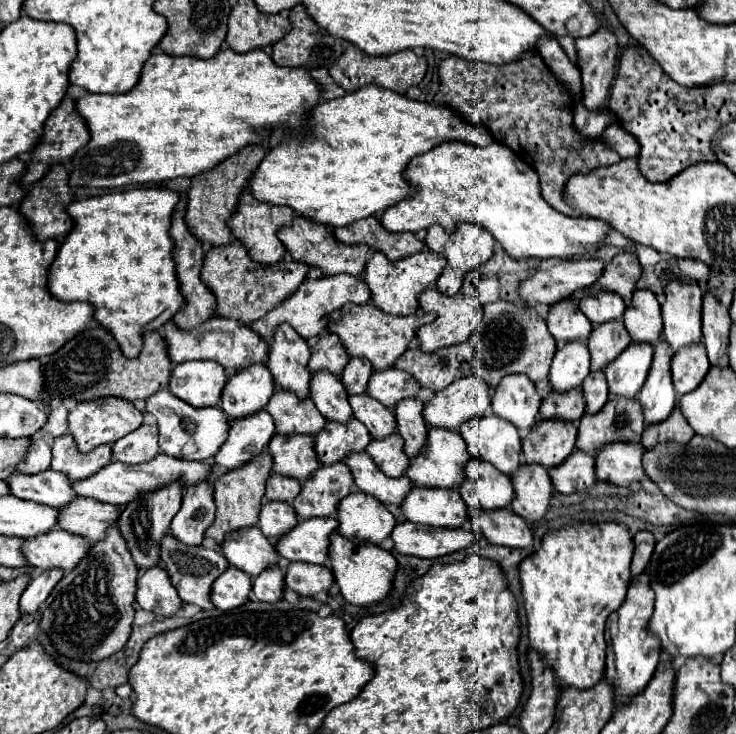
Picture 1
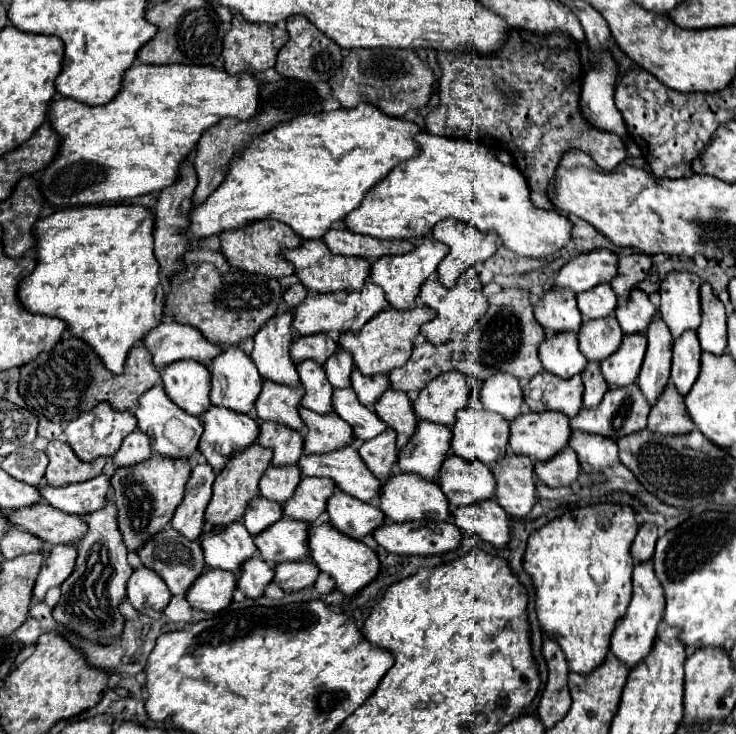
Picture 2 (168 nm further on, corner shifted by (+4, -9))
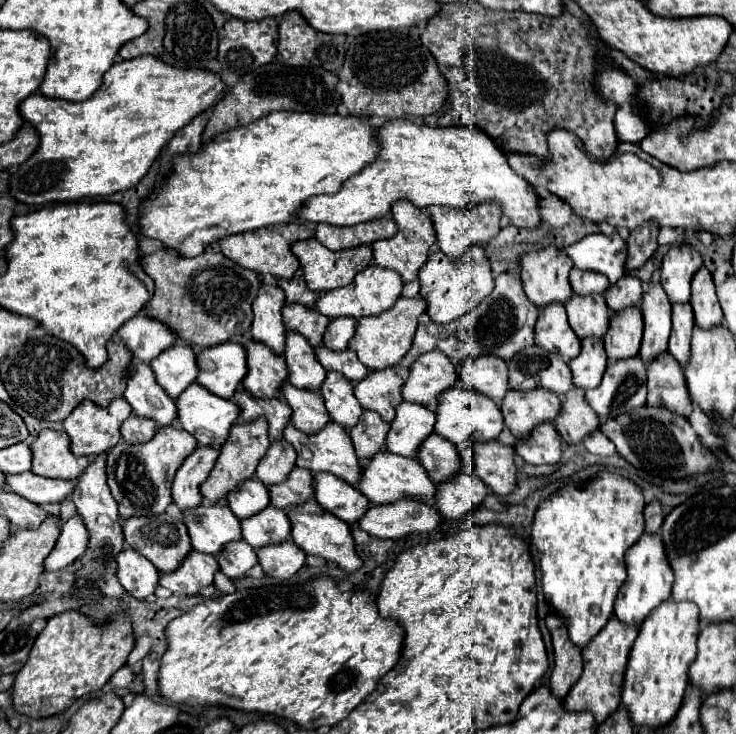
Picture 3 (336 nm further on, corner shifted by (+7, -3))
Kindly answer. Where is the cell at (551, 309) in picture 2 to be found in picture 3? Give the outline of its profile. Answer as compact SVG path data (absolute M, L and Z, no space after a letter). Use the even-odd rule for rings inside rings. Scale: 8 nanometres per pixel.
M551 244L547 248L523 254L519 264L523 290L539 308L551 302L565 304L573 296L569 284L569 270L573 268L573 262L569 262L565 250Z

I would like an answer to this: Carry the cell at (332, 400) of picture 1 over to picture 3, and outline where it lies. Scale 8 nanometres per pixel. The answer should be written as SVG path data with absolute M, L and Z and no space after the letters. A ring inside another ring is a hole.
M287 330L287 344L285 344L285 362L289 376L287 380L295 388L305 390L319 390L321 382L325 380L325 368L317 362L313 348L305 338L299 334L293 334L293 330Z

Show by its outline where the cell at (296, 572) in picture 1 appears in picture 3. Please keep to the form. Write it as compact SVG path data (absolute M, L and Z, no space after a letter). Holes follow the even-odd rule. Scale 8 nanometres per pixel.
M293 540L281 542L281 546L267 546L265 550L257 550L257 560L267 576L273 578L289 578L305 564L305 552L295 546Z

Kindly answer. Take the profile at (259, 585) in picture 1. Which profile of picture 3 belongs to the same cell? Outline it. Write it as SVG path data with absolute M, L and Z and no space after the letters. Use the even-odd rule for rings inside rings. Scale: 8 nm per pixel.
M237 540L237 542L229 542L229 546L221 550L221 554L217 556L217 562L221 572L231 580L235 580L235 578L241 578L249 568L257 564L257 554L247 542Z

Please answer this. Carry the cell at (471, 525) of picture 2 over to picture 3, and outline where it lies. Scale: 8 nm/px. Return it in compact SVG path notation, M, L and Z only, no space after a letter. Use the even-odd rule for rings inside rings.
M461 472L457 478L453 478L453 482L447 482L447 486L437 486L435 508L443 518L459 520L469 510L479 506L485 496L487 488L481 478L477 478L477 474Z

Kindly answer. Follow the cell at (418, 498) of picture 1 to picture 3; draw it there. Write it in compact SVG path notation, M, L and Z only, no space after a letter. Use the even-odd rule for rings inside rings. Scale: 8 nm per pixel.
M381 450L377 456L369 458L369 462L363 466L363 474L357 488L365 498L369 498L371 504L391 504L403 496L431 504L435 498L435 484L429 480L419 460L401 458L399 454L389 454L387 450Z

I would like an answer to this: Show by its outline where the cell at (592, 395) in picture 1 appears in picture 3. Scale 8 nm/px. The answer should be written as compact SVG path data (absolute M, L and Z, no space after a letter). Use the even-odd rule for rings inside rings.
M583 338L581 344L581 354L569 362L573 384L583 390L597 388L607 366L605 348L601 346L601 338Z

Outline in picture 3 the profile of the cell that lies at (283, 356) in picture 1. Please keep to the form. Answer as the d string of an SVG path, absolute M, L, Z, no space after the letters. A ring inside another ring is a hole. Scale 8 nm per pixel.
M261 282L261 290L253 300L253 326L251 334L253 340L271 346L277 354L285 350L285 326L281 308L285 306L285 292L275 284L269 286Z

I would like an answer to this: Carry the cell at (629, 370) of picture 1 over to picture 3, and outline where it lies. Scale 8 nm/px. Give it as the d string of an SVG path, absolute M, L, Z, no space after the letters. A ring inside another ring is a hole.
M637 306L621 310L621 314L611 316L609 334L605 334L605 350L611 362L637 356L643 336L643 316Z

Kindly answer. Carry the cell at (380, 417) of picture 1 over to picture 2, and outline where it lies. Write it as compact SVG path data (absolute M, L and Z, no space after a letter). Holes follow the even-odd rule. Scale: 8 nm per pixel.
M352 388L334 390L332 404L334 412L352 426L354 436L360 440L372 440L386 428L386 424L374 414L372 408L366 408L364 404L358 402L356 392Z

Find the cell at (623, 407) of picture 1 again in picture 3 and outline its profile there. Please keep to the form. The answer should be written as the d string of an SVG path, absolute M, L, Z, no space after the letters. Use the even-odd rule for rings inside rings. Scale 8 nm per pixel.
M625 358L621 362L609 362L603 380L597 388L587 390L585 394L589 406L597 412L599 420L605 422L607 418L615 418L617 414L623 414L627 410L645 406L647 402L647 366L641 362L641 358Z

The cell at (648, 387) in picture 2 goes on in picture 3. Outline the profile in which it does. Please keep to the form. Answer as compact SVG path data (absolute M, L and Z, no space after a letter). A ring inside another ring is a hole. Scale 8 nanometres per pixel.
M651 282L649 288L643 292L643 344L641 344L641 358L649 364L655 356L667 350L667 340L671 332L671 302L665 294L661 282Z

